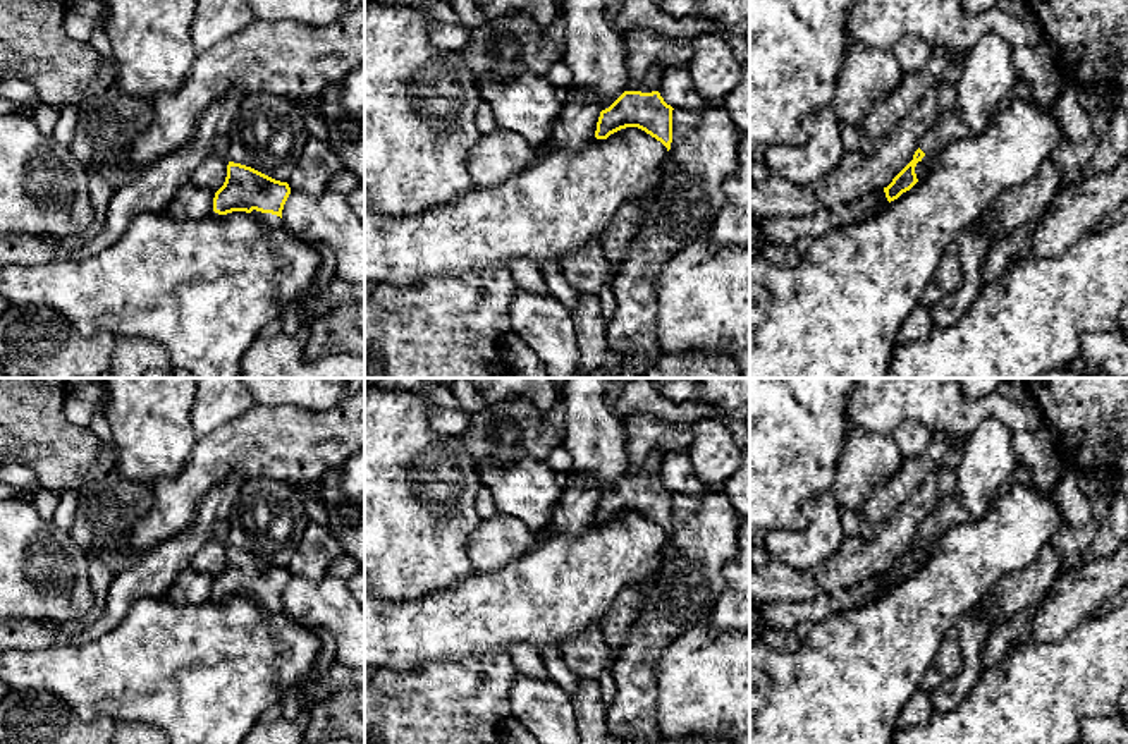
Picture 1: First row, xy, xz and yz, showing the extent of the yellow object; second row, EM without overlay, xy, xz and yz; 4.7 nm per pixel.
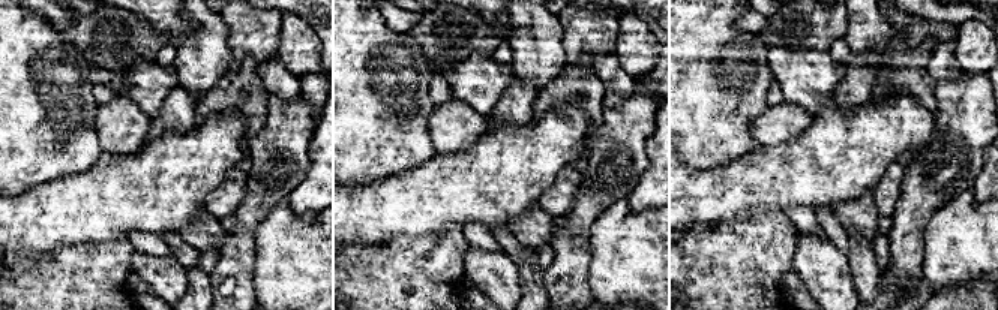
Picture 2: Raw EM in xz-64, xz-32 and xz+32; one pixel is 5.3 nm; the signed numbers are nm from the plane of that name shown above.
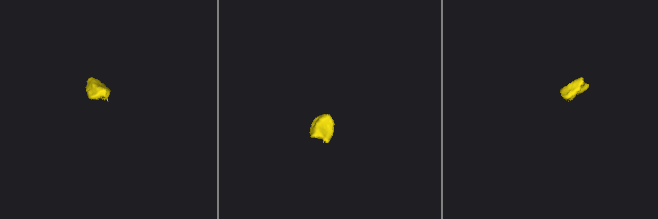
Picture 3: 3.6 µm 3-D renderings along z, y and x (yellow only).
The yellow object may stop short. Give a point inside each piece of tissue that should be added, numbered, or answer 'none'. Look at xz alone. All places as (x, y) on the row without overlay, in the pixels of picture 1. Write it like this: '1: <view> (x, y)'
1: xz (650, 466)

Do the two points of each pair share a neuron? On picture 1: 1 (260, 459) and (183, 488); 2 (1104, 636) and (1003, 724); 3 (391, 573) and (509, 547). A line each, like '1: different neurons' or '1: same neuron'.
1: same neuron
2: same neuron
3: different neurons

